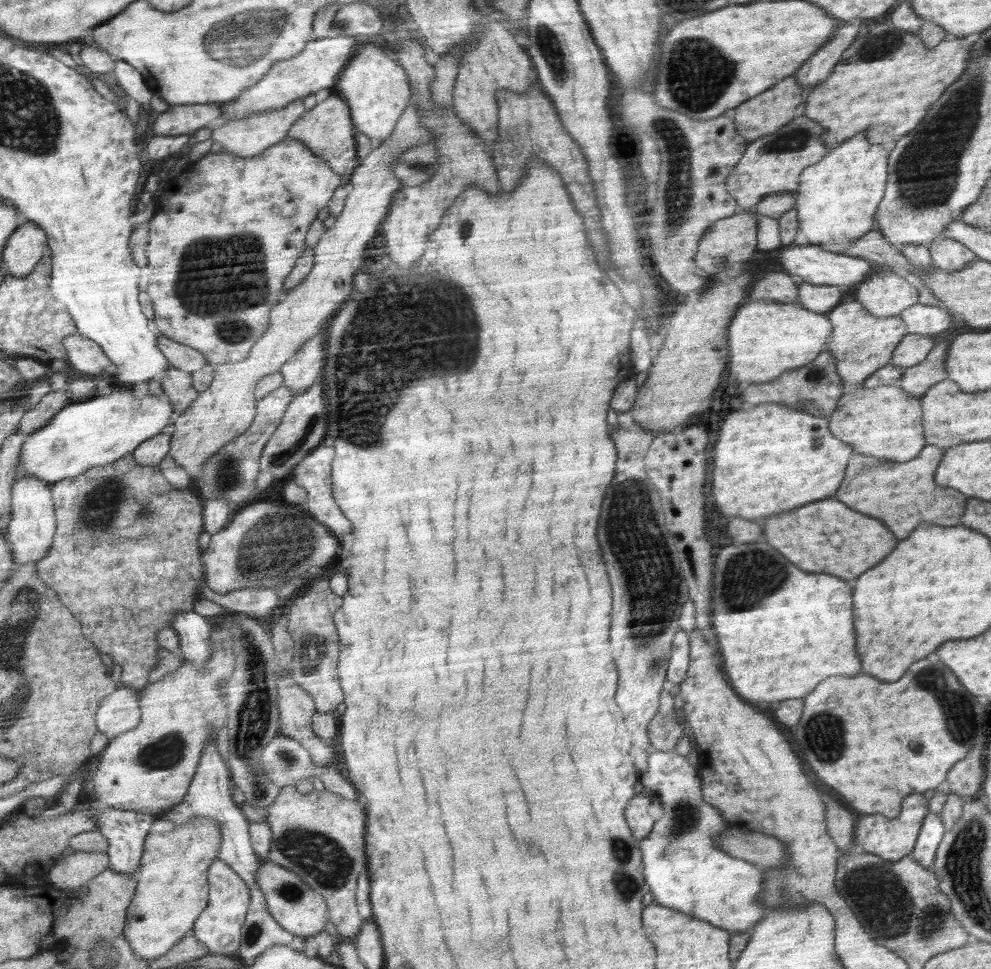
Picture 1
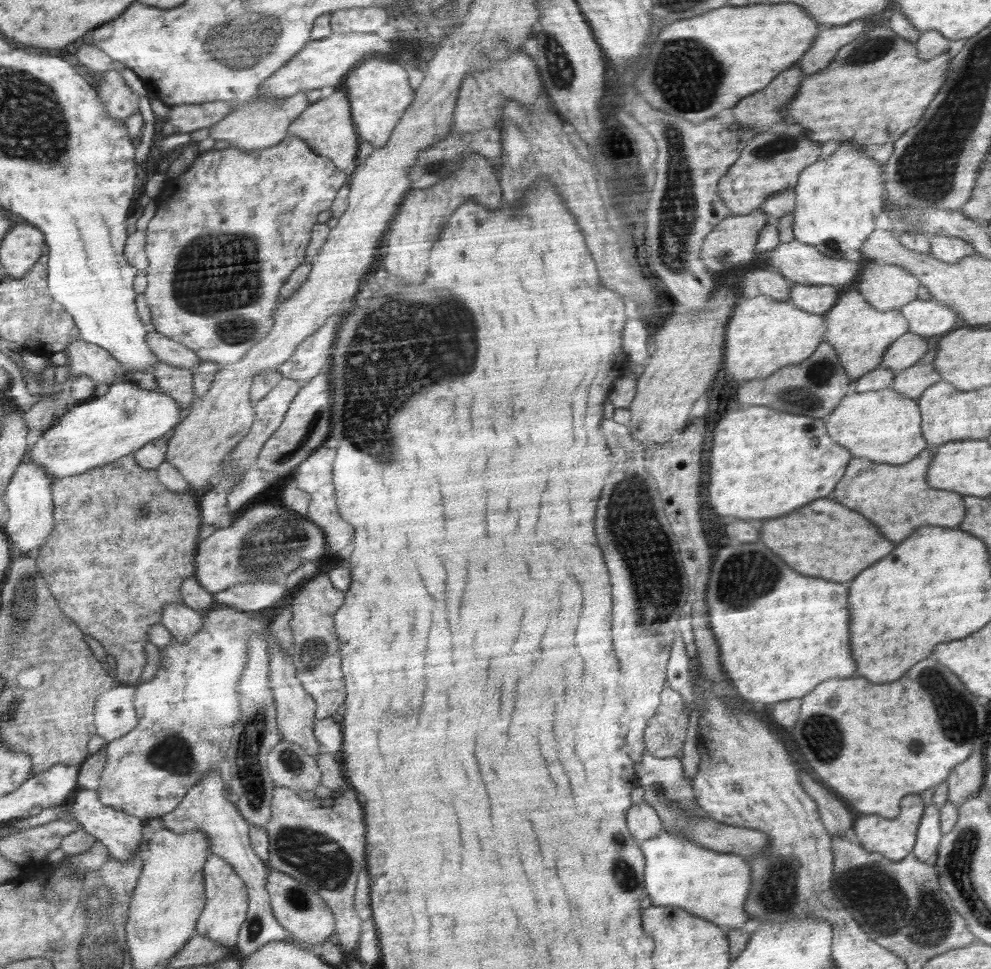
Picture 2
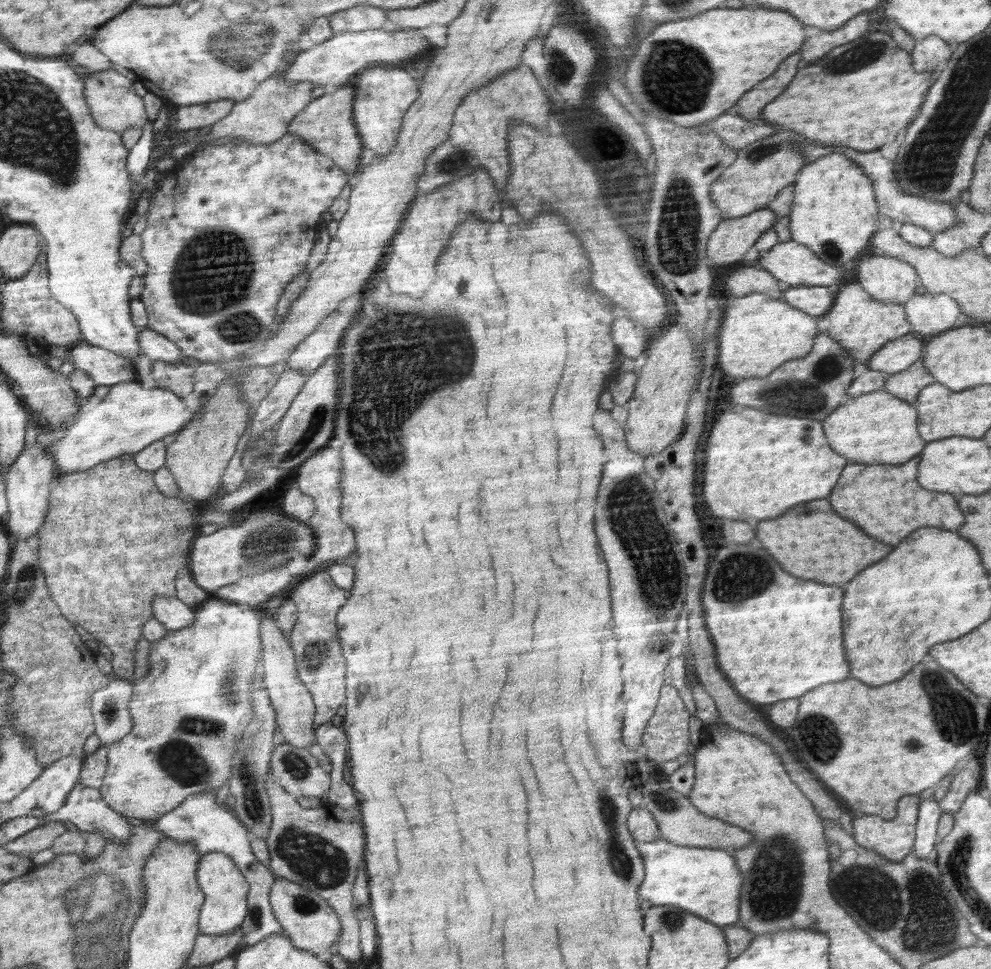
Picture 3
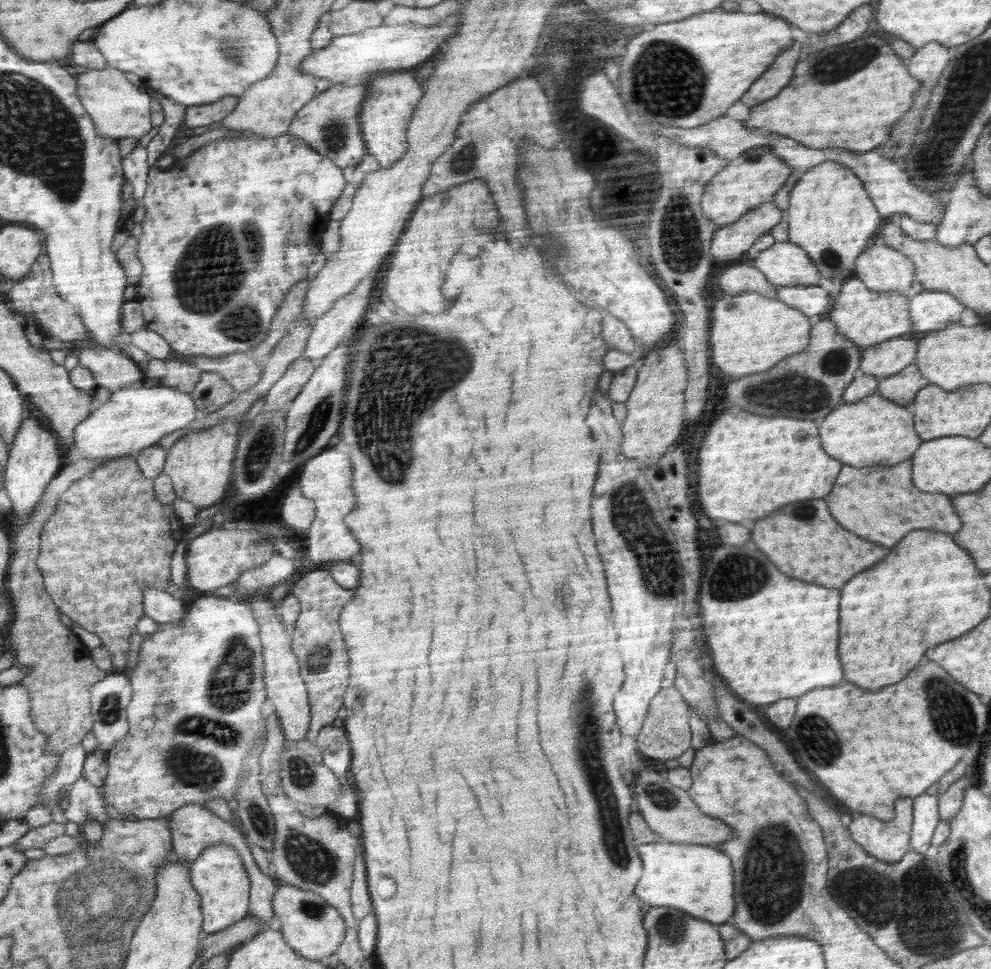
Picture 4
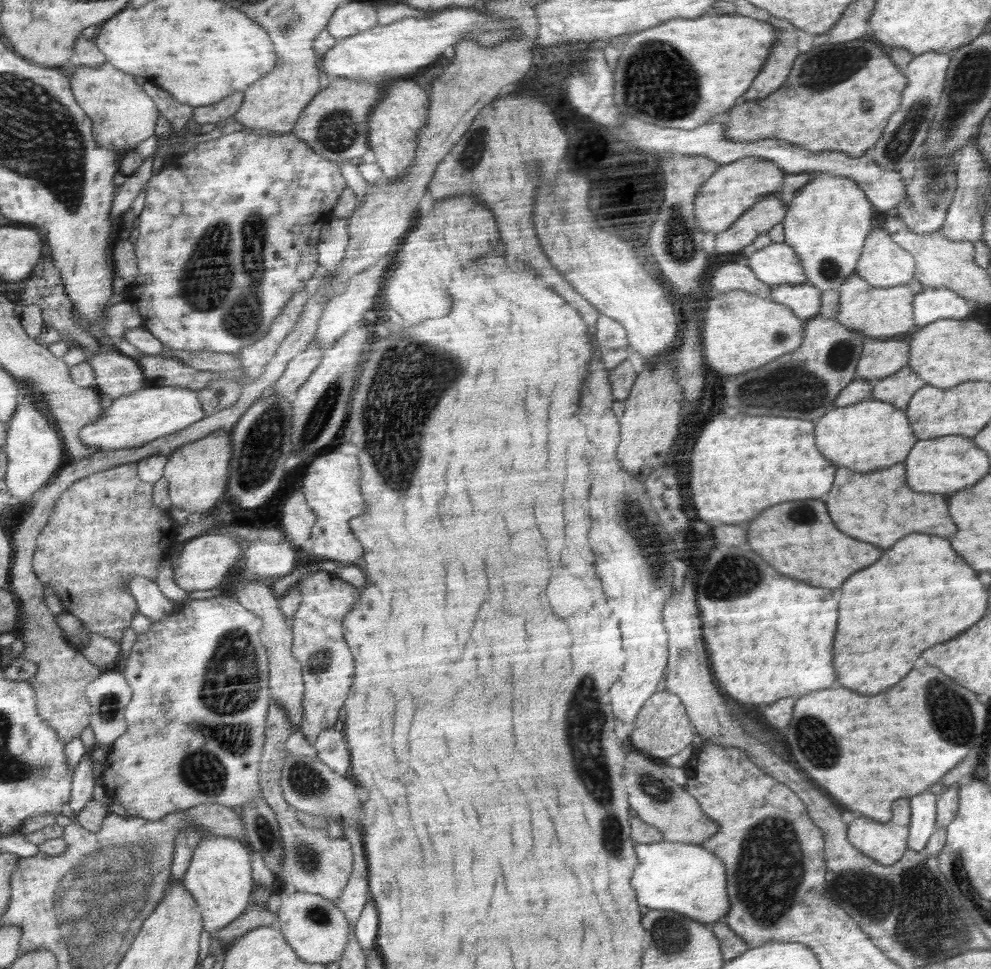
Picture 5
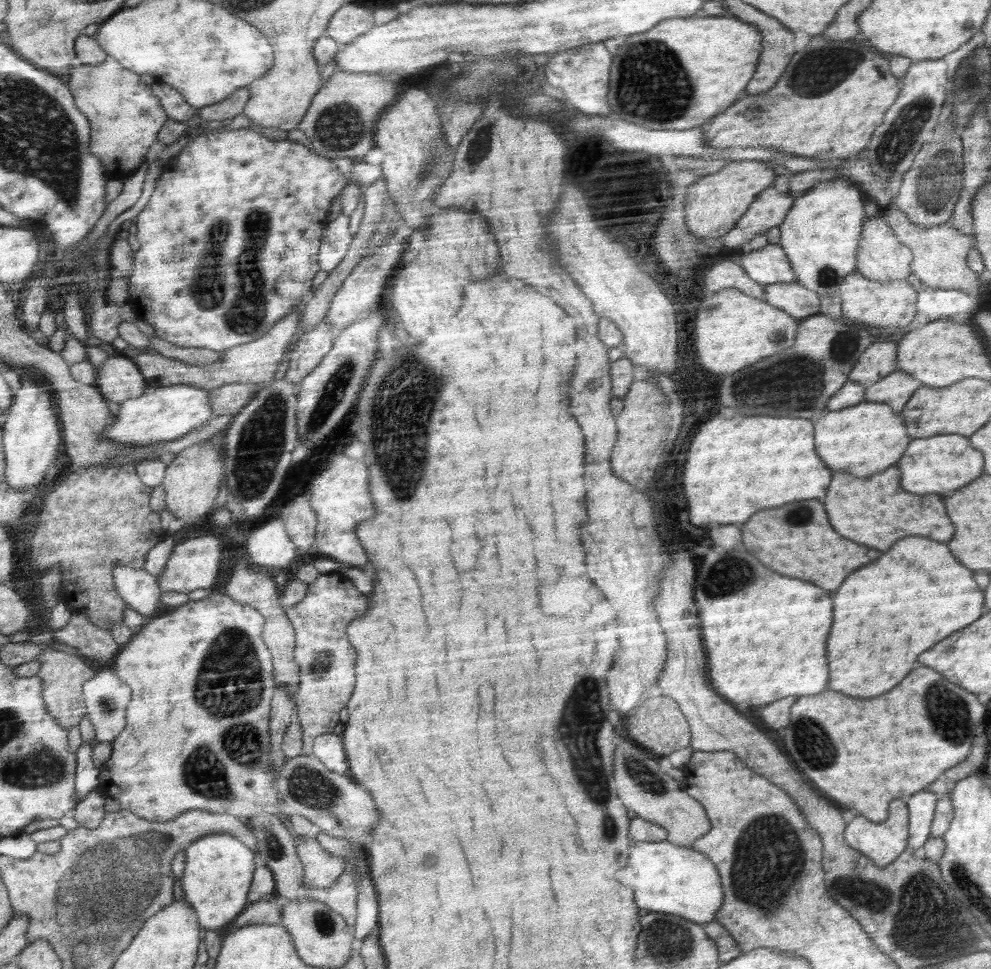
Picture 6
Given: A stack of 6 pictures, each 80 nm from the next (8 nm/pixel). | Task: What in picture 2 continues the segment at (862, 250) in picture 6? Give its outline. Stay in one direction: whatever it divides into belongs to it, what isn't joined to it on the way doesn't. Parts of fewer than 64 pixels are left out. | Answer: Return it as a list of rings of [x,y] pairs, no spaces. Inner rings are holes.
[[[864,261],[858,276],[860,294],[875,310],[900,310],[917,298],[919,279],[903,266]]]

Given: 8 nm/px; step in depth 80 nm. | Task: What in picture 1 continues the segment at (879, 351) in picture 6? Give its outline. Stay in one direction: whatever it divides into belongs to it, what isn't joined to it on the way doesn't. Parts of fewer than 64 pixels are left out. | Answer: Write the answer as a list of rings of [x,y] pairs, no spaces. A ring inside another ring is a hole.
[[[910,334],[899,342],[898,348],[892,353],[890,364],[908,368],[916,366],[928,357],[928,353],[934,348],[932,336],[922,336],[921,334]]]

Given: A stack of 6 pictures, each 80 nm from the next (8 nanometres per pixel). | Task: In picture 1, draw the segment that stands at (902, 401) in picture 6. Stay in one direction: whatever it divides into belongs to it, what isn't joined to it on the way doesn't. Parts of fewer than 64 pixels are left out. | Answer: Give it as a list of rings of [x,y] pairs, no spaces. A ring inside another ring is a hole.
[[[950,340],[935,344],[927,359],[916,366],[908,367],[896,386],[920,398],[932,385],[942,382],[947,378],[944,362],[947,361],[947,350],[950,346]]]

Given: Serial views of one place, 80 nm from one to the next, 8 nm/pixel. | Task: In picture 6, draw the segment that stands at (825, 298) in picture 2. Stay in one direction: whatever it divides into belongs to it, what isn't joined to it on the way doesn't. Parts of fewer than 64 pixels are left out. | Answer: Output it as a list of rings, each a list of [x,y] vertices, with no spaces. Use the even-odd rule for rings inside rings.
[[[799,282],[776,283],[765,286],[763,300],[771,306],[786,311],[794,318],[803,320],[819,313],[820,297]]]

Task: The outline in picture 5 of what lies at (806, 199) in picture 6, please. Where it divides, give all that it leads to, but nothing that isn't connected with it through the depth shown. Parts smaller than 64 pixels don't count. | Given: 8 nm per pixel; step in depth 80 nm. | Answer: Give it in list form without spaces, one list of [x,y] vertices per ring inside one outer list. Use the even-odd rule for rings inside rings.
[[[813,171],[811,181],[795,192],[782,222],[785,230],[783,242],[799,255],[808,284],[824,293],[837,290],[856,270],[868,230],[874,226],[872,205],[857,182],[829,172]]]

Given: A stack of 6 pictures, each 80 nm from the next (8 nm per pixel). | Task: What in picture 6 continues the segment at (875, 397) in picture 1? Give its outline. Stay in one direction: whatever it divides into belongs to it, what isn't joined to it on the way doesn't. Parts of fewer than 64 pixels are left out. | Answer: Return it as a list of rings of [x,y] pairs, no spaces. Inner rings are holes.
[[[863,401],[856,406],[849,406],[842,410],[835,410],[822,414],[815,423],[816,450],[820,450],[820,458],[823,462],[834,470],[842,470],[848,474],[856,475],[858,478],[866,478],[882,470],[886,470],[888,466],[896,464],[901,460],[908,446],[912,442],[909,428],[904,422],[904,418],[898,412],[893,411],[887,403],[884,402],[866,402]]]

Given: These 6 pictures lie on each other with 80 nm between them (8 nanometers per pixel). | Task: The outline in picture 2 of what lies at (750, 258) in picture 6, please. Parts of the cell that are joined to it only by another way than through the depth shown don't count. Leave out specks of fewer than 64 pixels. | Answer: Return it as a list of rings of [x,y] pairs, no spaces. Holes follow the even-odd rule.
[[[796,239],[789,243],[781,242],[764,256],[769,268],[777,269],[784,278],[798,284],[840,287],[850,284],[852,280],[858,280],[858,276],[863,270],[863,261],[832,257],[832,255],[823,254],[817,247],[804,244]]]

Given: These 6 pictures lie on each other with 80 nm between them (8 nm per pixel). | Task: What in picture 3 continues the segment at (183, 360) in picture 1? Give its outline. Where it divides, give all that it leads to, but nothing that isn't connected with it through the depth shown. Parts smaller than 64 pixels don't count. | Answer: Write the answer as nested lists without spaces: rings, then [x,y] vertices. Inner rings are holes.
[[[148,329],[140,332],[139,347],[141,352],[154,361],[168,362],[168,364],[182,364],[186,357],[174,342],[167,340],[162,334]]]

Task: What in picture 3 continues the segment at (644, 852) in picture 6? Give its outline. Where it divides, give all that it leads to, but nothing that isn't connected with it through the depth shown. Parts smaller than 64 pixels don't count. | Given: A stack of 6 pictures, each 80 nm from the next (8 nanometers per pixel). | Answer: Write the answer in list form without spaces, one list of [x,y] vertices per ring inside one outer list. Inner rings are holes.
[[[664,839],[641,843],[639,849],[644,854],[643,862],[648,862],[648,878],[640,886],[640,898],[654,906],[676,905],[722,928],[736,924],[742,875],[731,851],[679,846]]]

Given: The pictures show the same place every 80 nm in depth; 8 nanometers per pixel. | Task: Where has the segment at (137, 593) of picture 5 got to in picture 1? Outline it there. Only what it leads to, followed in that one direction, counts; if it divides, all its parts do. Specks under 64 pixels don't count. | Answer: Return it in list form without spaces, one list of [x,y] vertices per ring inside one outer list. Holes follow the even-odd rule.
[[[196,611],[178,613],[172,620],[172,629],[179,638],[177,654],[184,660],[192,661],[195,667],[203,669],[210,658],[213,644],[209,640],[212,621]]]

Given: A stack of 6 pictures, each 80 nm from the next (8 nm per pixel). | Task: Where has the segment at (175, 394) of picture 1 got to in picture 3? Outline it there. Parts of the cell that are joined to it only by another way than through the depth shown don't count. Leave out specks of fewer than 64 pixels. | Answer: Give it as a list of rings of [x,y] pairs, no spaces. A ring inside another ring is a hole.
[[[152,362],[152,372],[140,381],[148,389],[168,389],[177,395],[189,396],[194,392],[195,368],[184,364],[168,364],[168,362]]]

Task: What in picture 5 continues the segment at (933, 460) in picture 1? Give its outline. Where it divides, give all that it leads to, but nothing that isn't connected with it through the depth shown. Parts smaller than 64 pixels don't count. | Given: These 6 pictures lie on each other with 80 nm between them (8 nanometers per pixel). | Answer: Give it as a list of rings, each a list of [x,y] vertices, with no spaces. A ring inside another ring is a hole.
[[[904,464],[866,474],[858,474],[858,472],[852,472],[844,467],[839,467],[838,470],[840,470],[840,474],[836,474],[836,486],[832,486],[832,494],[828,494],[828,498],[824,498],[824,502],[828,502],[828,510],[832,510],[832,520],[836,522],[836,526],[840,526],[840,530],[844,530],[844,534],[852,534],[852,538],[860,538],[864,542],[884,546],[884,550],[886,550],[894,542],[898,542],[902,536],[912,534],[912,532],[936,534],[940,538],[946,538],[956,532],[956,526],[954,526],[952,518],[948,516],[944,496],[912,492],[906,486]],[[886,510],[898,510],[898,514],[890,512],[890,518],[898,516],[898,520],[894,524],[890,522],[888,514],[886,514],[886,518],[880,516],[880,512],[886,512]]]

